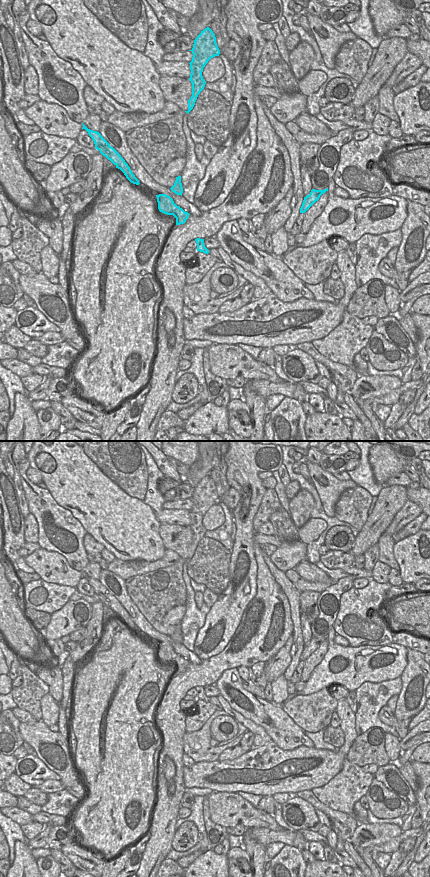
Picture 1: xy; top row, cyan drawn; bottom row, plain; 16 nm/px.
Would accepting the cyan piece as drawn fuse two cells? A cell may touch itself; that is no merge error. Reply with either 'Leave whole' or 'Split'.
Split.

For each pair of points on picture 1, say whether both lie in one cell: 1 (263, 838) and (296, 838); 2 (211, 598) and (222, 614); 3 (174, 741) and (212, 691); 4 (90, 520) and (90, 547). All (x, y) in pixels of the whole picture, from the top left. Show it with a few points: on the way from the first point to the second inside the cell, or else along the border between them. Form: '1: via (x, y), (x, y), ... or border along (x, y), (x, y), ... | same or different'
1: via (271, 837), (288, 837) | same
2: border along (218, 595), (211, 607) | different
3: border along (214, 684), (204, 687) | different
4: border along (87, 532), (105, 547) | different

